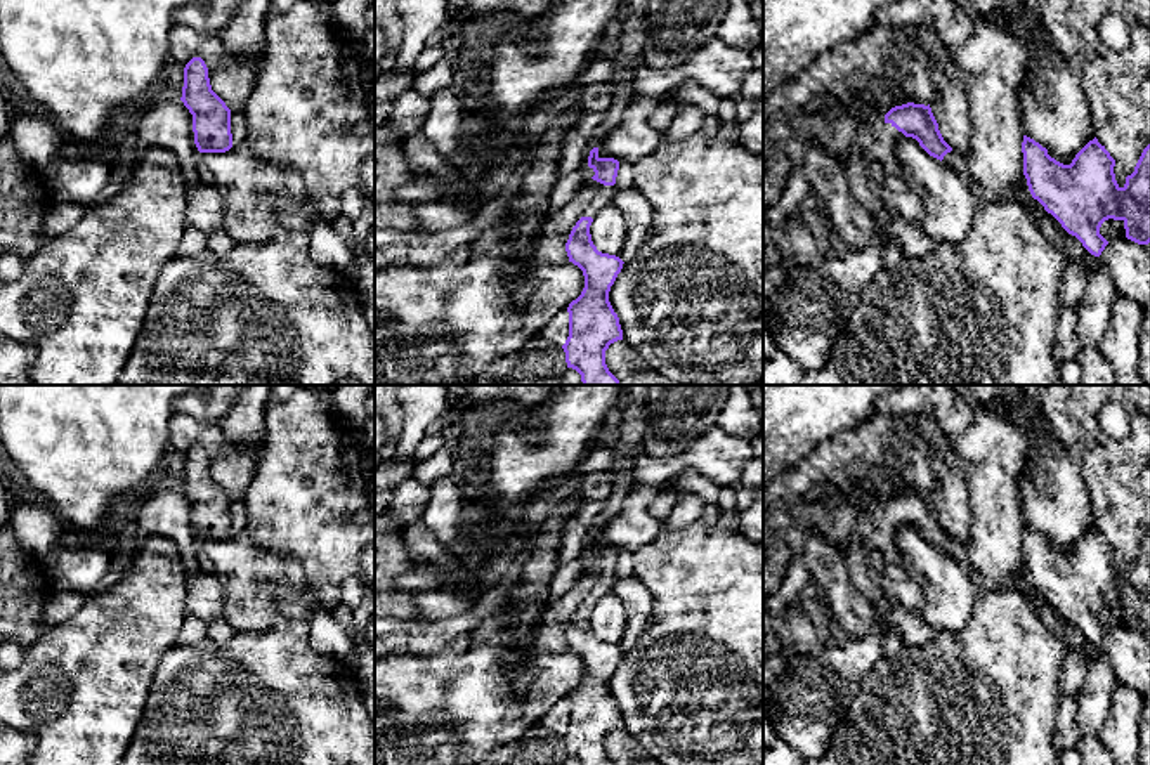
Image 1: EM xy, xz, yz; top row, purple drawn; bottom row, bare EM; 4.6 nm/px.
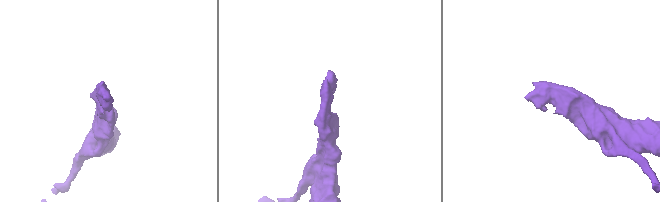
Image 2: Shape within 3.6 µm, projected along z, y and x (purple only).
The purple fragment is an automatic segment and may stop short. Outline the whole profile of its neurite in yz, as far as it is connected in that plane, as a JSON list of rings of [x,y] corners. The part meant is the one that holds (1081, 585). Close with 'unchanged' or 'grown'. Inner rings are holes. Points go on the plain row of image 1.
[[[1027,524],[1022,541],[1032,586],[1091,644],[1100,645],[1108,633],[1100,623],[1108,607],[1124,611],[1127,628],[1150,631],[1150,533],[1122,576],[1115,569],[1115,548],[1096,526],[1070,553],[1051,546],[1046,536]]]; unchanged

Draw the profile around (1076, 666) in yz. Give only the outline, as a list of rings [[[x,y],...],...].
[[[1075,652],[1075,654],[1068,654],[1063,661],[1063,668],[1062,668],[1062,675],[1060,675],[1060,696],[1079,696],[1084,682],[1086,682],[1086,675],[1089,670],[1089,663],[1088,657]]]

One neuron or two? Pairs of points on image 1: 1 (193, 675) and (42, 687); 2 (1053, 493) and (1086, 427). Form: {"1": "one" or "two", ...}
{"1": "two", "2": "two"}

